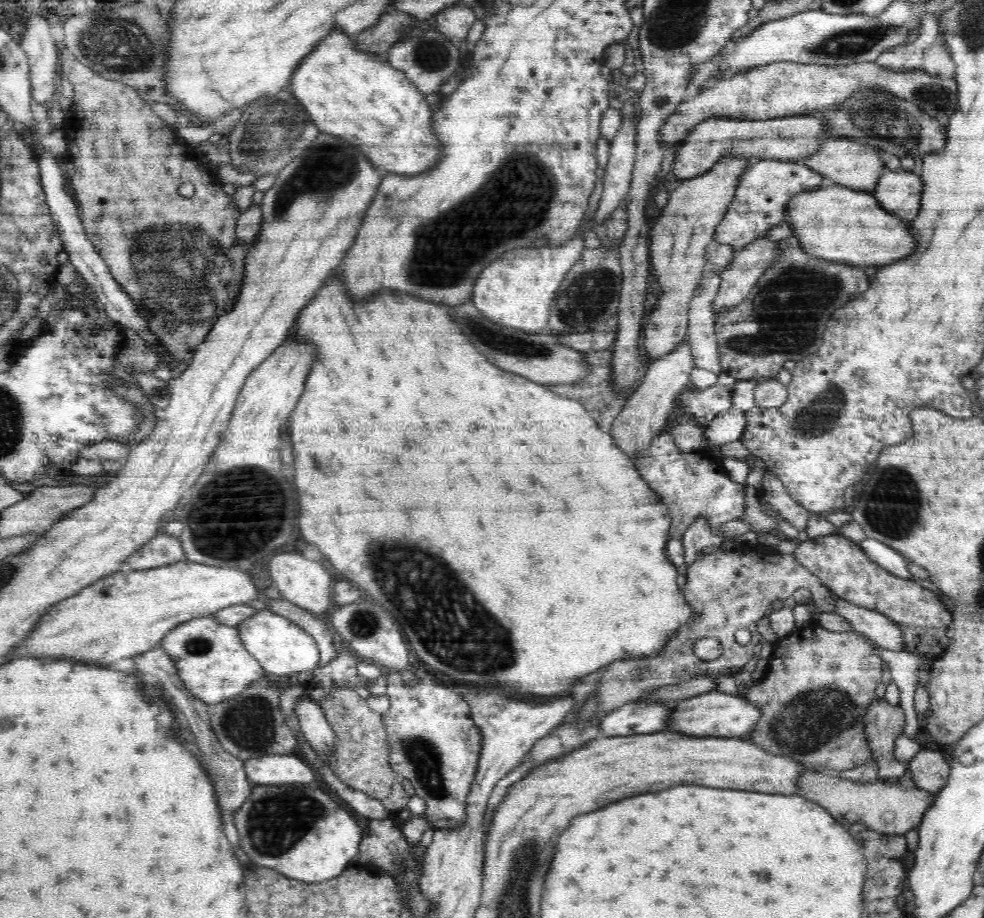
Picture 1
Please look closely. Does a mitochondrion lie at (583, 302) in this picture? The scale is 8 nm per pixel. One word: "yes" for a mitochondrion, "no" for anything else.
yes

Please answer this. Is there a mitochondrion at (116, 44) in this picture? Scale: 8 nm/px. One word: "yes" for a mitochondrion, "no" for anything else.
yes

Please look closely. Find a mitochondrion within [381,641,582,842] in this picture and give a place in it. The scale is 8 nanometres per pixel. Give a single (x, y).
(424, 759)

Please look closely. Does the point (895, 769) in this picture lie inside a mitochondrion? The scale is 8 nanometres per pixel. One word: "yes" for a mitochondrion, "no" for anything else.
no

